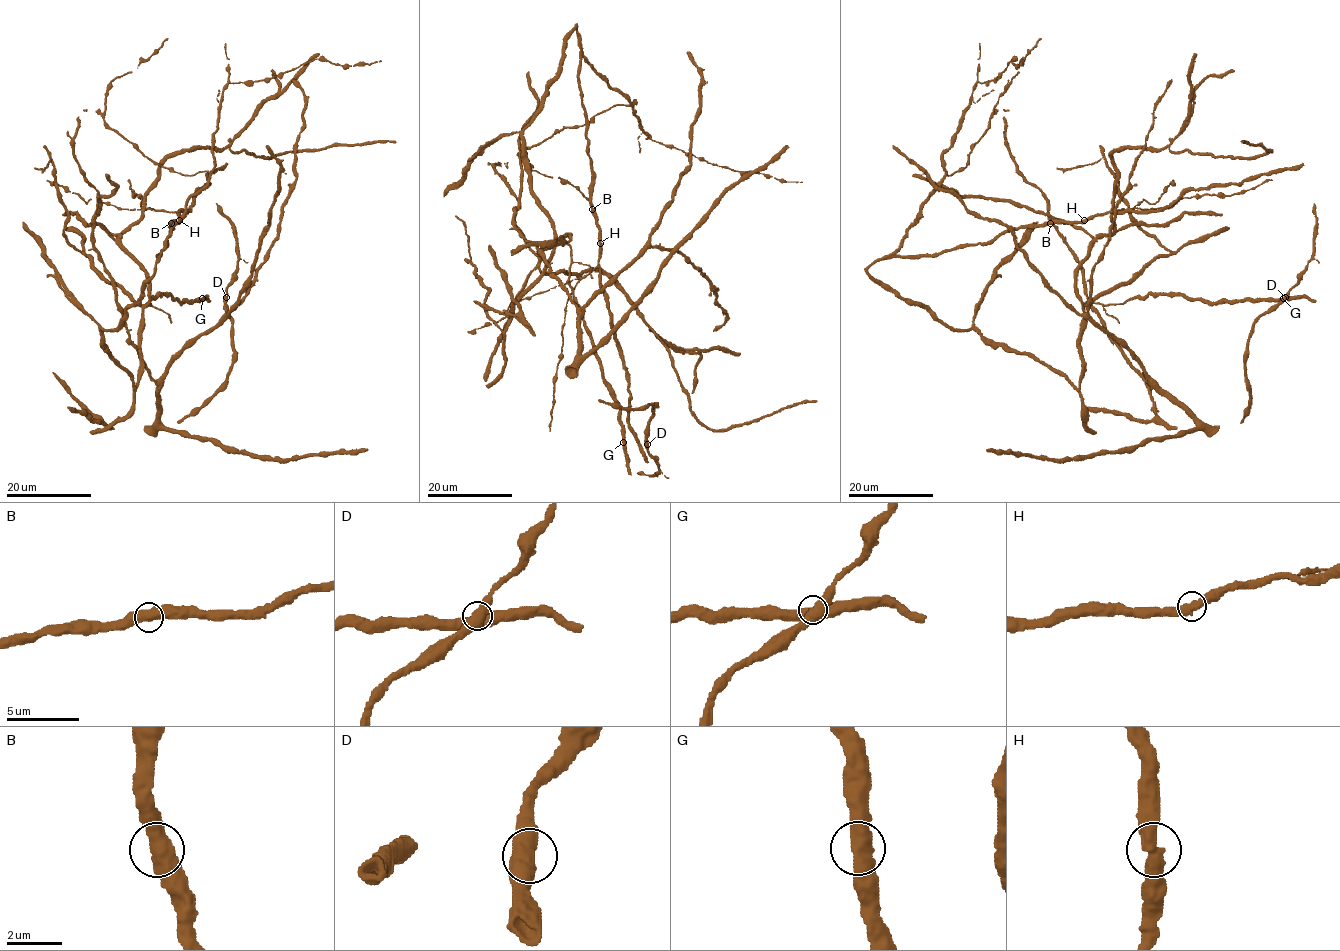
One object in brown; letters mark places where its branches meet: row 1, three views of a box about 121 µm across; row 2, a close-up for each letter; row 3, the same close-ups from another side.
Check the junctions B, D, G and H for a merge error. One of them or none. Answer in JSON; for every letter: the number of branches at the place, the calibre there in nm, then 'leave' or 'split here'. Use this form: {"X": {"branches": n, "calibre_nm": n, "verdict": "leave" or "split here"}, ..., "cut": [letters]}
{"B": {"branches": 2, "calibre_nm": 480, "verdict": "leave"}, "D": {"branches": 2, "calibre_nm": 480, "verdict": "leave"}, "G": {"branches": 2, "calibre_nm": 480, "verdict": "leave"}, "H": {"branches": 2, "calibre_nm": 480, "verdict": "leave"}, "cut": []}

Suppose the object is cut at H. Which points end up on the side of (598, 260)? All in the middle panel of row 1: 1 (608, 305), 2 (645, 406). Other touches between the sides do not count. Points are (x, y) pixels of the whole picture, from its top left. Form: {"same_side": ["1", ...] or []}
{"same_side": ["1"]}

